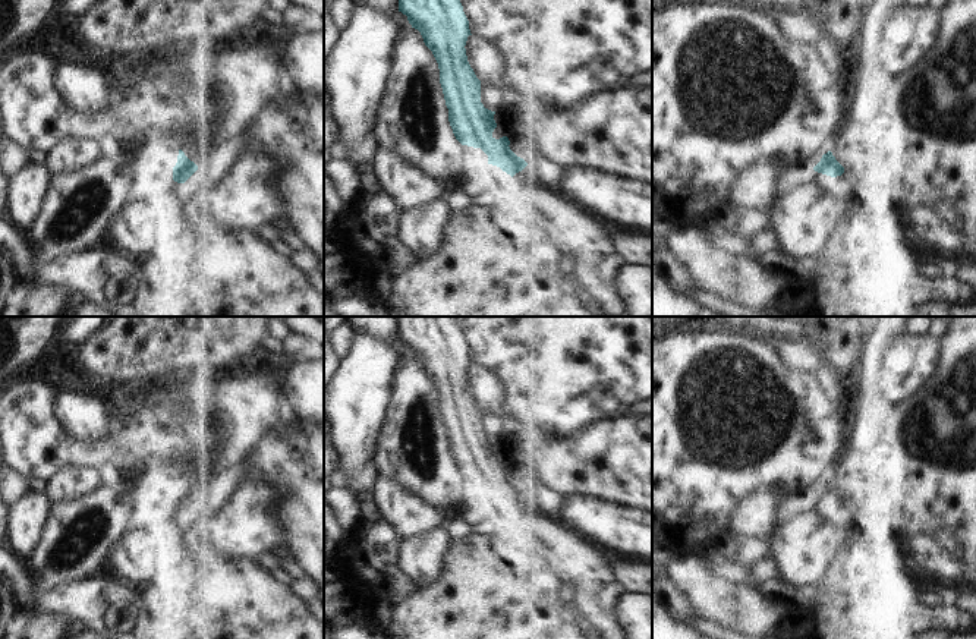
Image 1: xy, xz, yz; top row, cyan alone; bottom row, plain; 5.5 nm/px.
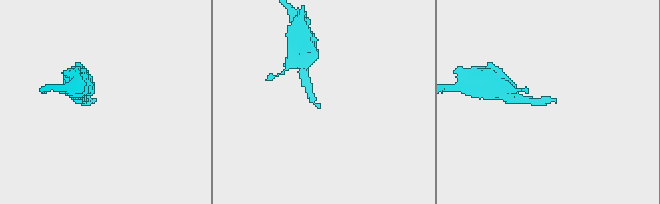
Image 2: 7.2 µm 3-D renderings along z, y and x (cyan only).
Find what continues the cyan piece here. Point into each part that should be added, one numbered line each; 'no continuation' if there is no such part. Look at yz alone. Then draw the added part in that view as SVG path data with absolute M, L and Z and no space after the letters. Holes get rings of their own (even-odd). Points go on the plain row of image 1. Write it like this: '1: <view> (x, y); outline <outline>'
1: yz (855, 472); outline M868 438L847 443L844 453L832 470L831 481L844 498L863 491L878 491L876 460Z

